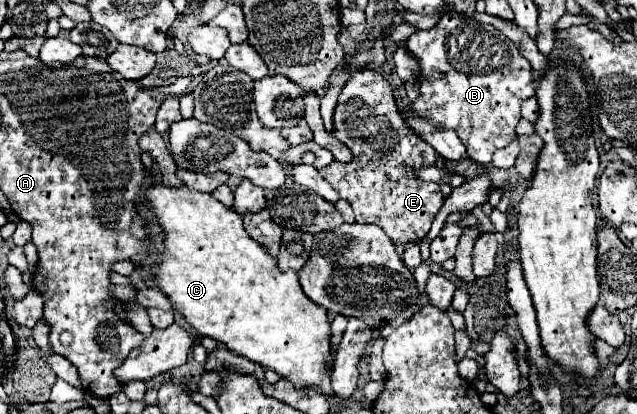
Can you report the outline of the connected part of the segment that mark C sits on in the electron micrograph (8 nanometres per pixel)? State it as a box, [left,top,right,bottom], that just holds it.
[145,184,335,396]

